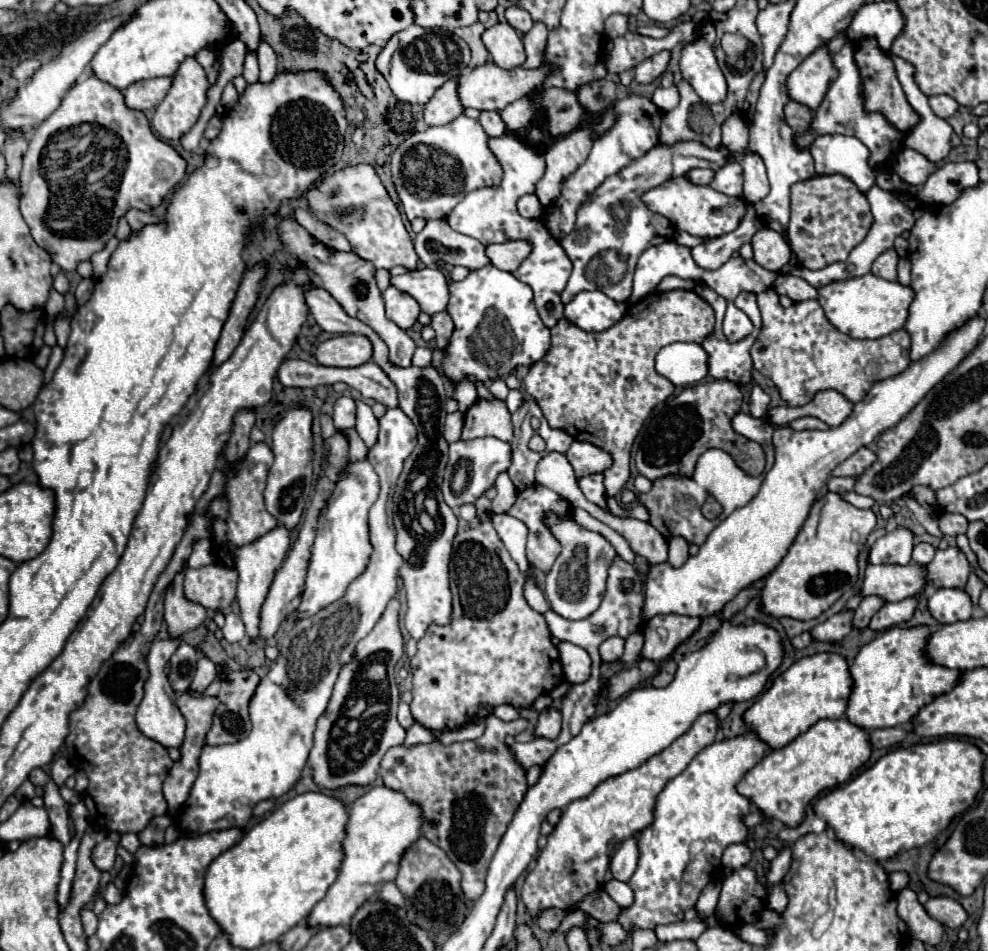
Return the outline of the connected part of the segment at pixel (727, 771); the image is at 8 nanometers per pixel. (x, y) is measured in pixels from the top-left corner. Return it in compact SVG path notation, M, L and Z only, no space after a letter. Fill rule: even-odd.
M746 731L744 735L736 735L736 737L732 737L732 739L722 739L722 741L718 741L718 743L712 743L712 745L708 745L708 747L704 747L692 761L690 761L690 765L680 773L680 775L676 775L666 787L664 787L664 791L658 795L658 801L656 801L656 811L654 811L654 823L650 825L650 827L646 827L644 831L642 831L642 845L640 845L640 859L638 859L638 869L634 871L634 875L632 875L632 879L628 881L630 883L630 887L634 889L634 905L632 907L628 907L628 909L622 909L622 913L620 913L620 919L618 919L618 923L626 929L626 931L630 931L632 927L630 925L634 925L634 927L638 927L638 929L654 929L656 925L668 925L668 923L674 923L674 921L682 921L682 917L684 917L684 913L690 909L690 907L694 907L694 903L696 903L696 899L698 899L698 895L700 895L700 891L702 891L702 887L710 881L710 859L720 859L722 857L722 853L724 853L724 849L728 847L728 845L732 845L732 843L744 843L746 841L746 835L748 835L748 827L744 825L744 817L748 815L748 811L750 811L750 805L752 805L752 801L748 799L748 797L744 797L744 795L740 795L738 791L736 791L736 785L738 785L738 781L748 773L748 769L752 769L756 763L760 763L762 759L764 759L764 755L768 753L768 745L754 733L754 731ZM690 850L702 850L698 855L690 855ZM690 863L690 867L688 867L688 871L686 871L686 877L684 877L684 883L682 883L682 897L686 899L686 910L683 910L683 905L680 905L680 891L681 885L680 881L682 881L682 875L684 875L684 869L686 869L686 865Z

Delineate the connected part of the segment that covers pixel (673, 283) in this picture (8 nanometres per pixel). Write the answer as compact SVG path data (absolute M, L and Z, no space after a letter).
M666 277L662 279L662 283L658 285L658 291L672 291L672 289L694 289L696 283L688 281L688 279L680 279L680 277Z

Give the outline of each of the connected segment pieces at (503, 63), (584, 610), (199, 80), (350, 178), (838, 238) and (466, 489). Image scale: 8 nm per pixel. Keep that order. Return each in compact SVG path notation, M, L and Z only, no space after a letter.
M496 23L494 27L486 29L482 41L498 67L514 69L524 65L526 53L524 53L522 39L508 23Z
M550 513L546 521L554 537L562 543L562 553L558 555L550 573L546 575L544 591L550 603L550 609L564 619L572 619L572 621L586 619L602 603L606 577L608 577L608 565L616 557L616 551L606 537L602 537L600 533L582 529L572 517L556 517Z
M194 57L184 59L180 63L178 71L172 77L172 87L170 87L168 95L162 99L162 103L154 111L154 117L152 117L154 131L160 137L168 139L168 141L180 139L184 133L188 133L192 129L192 125L198 121L198 117L200 117L200 111L202 111L202 107L206 103L206 91L208 91L208 87L210 87L210 83L208 83L206 73L200 67L200 63Z
M350 165L322 177L320 185L314 185L306 191L306 199L314 217L340 231L350 241L352 251L358 257L370 261L374 269L390 269L394 265L402 265L410 271L416 269L418 255L414 251L412 239L402 223L398 207L392 203L372 165Z
M816 175L792 185L790 245L802 267L822 269L824 265L844 261L848 253L862 243L872 227L872 213L866 195L844 175Z
M482 437L472 441L456 441L450 443L450 461L446 465L444 473L444 501L456 509L464 503L474 503L480 495L484 495L486 489L490 489L496 481L496 477L510 467L510 445L506 441L500 441L496 437Z

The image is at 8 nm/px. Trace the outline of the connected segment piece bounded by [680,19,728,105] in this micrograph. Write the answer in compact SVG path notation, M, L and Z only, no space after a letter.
M708 19L698 25L698 37L682 49L680 57L682 77L692 85L696 95L708 105L722 103L728 91L724 73L720 71L720 65L712 49L714 39L716 39L714 21Z

